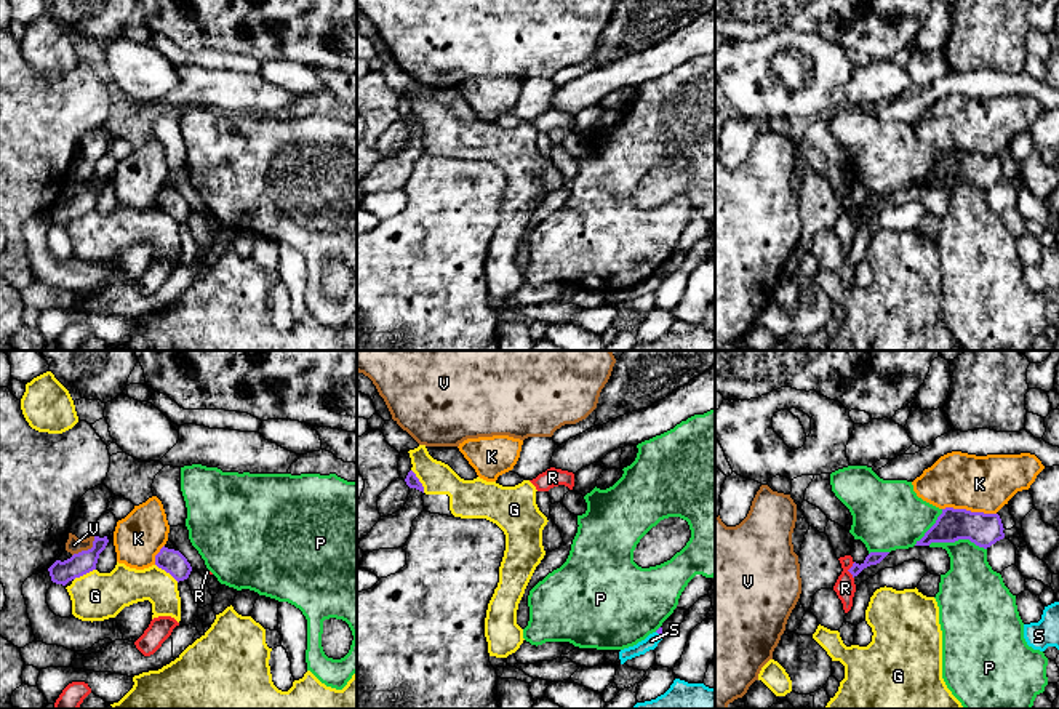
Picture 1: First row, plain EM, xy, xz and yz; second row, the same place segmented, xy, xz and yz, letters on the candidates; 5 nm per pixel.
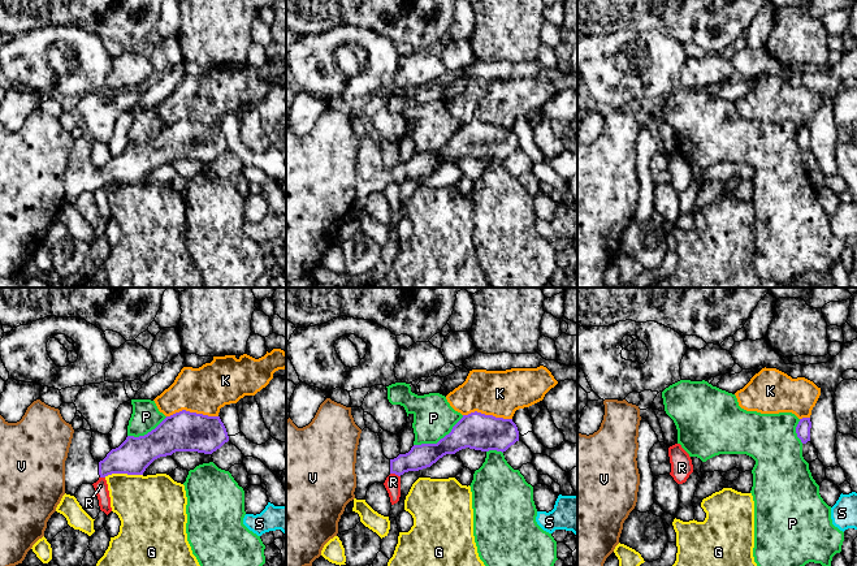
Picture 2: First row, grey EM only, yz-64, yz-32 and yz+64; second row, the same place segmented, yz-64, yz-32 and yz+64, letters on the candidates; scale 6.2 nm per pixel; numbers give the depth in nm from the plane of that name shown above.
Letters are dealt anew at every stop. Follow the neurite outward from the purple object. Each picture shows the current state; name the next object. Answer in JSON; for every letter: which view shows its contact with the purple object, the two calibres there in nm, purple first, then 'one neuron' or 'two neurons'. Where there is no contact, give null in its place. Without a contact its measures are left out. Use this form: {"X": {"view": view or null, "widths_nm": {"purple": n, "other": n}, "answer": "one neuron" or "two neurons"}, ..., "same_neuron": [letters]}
{"G": {"view": "xy", "widths_nm": {"purple": 120, "other": 200}, "answer": "two neurons"}, "K": {"view": "yz", "widths_nm": {"purple": 160, "other": 280}, "answer": "two neurons"}, "P": {"view": "yz", "widths_nm": {"purple": 160, "other": 280}, "answer": "two neurons"}, "R": {"view": "yz", "widths_nm": {"purple": 60, "other": 110}, "answer": "two neurons"}, "S": {"view": "xz", "widths_nm": {"purple": 30, "other": 70}, "answer": "two neurons"}, "V": {"view": "xy", "widths_nm": {"purple": 120, "other": 80}, "answer": "two neurons"}, "same_neuron": []}

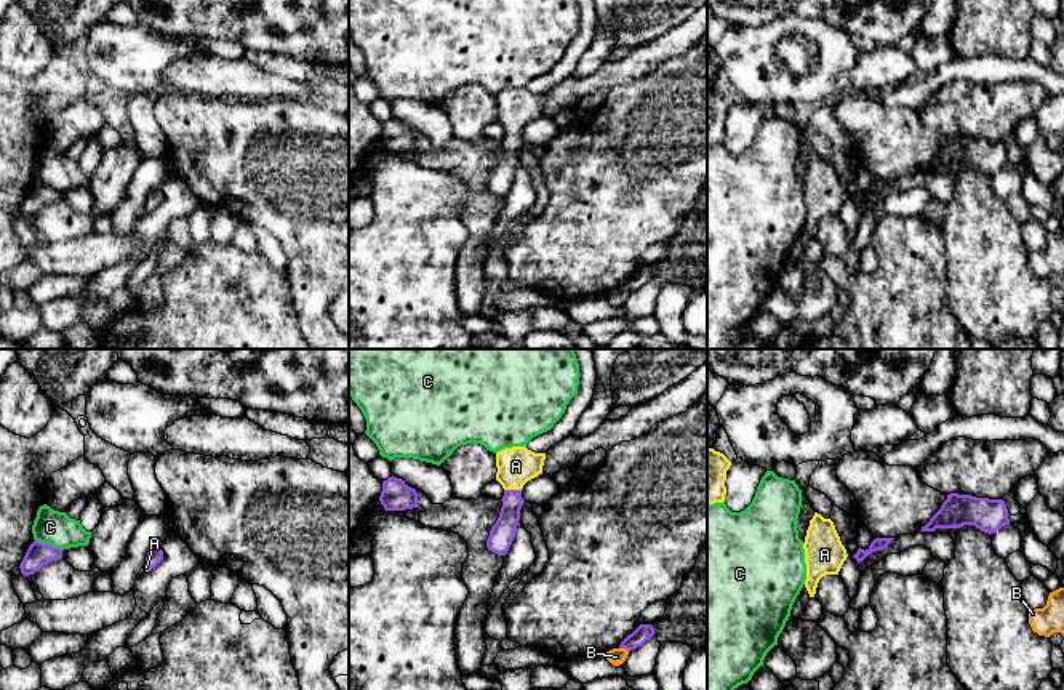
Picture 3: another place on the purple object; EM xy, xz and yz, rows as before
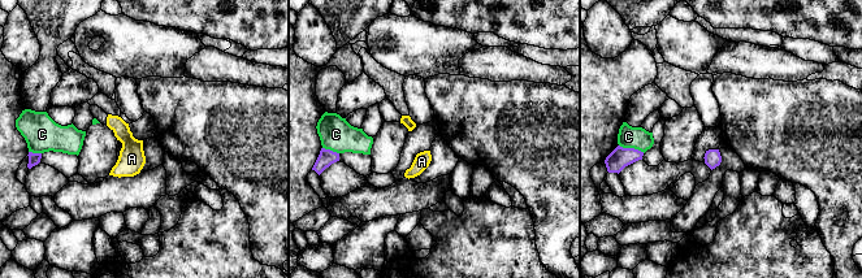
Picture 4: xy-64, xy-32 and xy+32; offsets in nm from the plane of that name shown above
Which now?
{"A": {"view": "xz", "widths_nm": {"purple": 130, "other": 190}, "answer": "one neuron"}, "B": {"view": "xz", "widths_nm": {"purple": 90, "other": 90}, "answer": "two neurons"}, "C": {"view": "xy", "widths_nm": {"purple": 120, "other": 180}, "answer": "two neurons"}, "same_neuron": ["A"]}

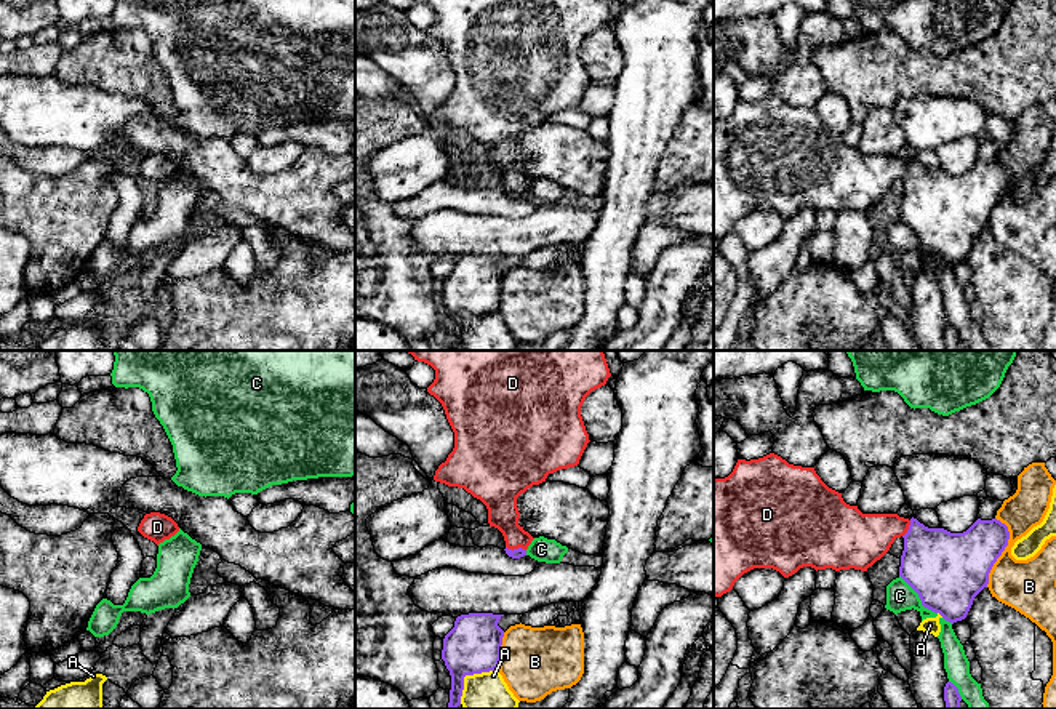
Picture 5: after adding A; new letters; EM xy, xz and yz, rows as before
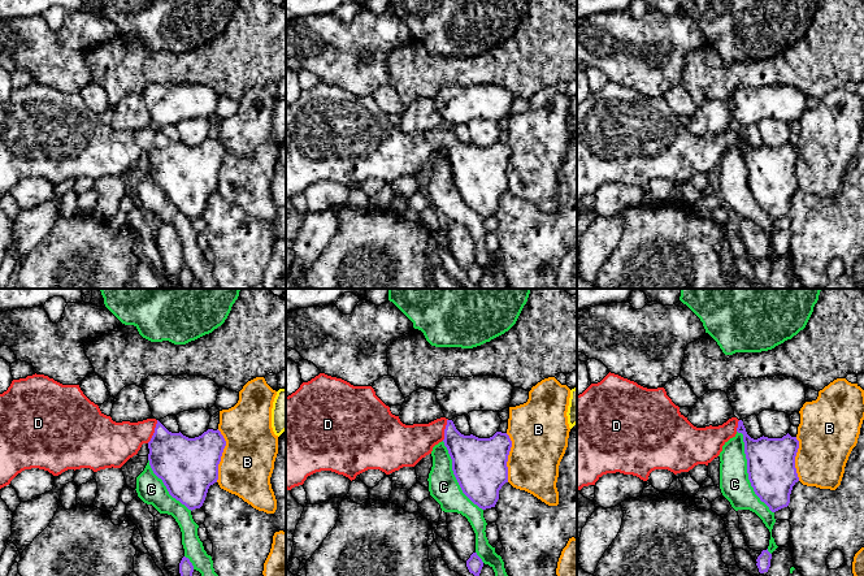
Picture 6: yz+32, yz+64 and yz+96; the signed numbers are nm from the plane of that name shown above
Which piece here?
{"A": {"view": "xz", "widths_nm": {"purple": 280, "other": 280}, "answer": "two neurons"}, "B": {"view": "yz", "widths_nm": {"purple": 320, "other": 280}, "answer": "two neurons"}, "C": {"view": "yz", "widths_nm": {"purple": 380, "other": 140}, "answer": "two neurons"}, "D": {"view": "xz", "widths_nm": {"purple": 50, "other": 160}, "answer": "one neuron"}, "same_neuron": ["D"]}

